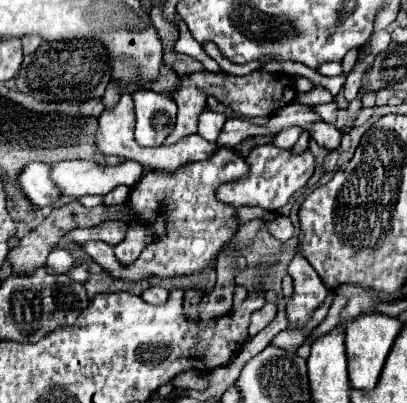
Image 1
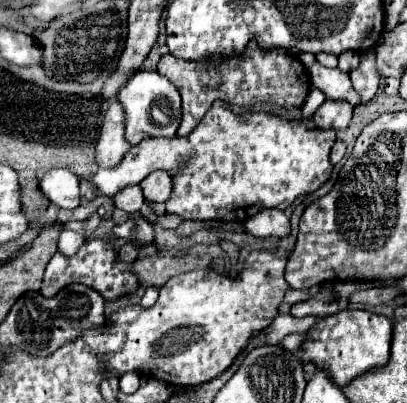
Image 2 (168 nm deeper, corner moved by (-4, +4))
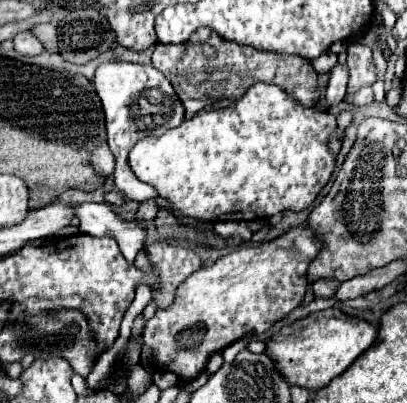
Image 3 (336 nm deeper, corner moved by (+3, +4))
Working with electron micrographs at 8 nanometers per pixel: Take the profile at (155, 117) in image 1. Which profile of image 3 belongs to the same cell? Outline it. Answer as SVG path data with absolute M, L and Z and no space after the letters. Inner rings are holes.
M103 62L99 64L93 78L97 96L101 98L105 120L107 120L107 138L109 148L117 160L117 168L113 172L113 182L119 192L135 202L149 202L159 198L157 190L151 184L145 184L133 176L127 166L129 150L147 136L161 136L163 132L179 126L183 122L183 104L177 98L171 82L153 66L133 64L133 62Z

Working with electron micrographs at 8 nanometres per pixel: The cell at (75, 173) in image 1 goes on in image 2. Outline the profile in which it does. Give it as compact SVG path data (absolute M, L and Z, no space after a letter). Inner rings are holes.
M210 108L200 124L184 138L148 138L132 146L118 168L98 170L92 176L92 184L100 194L114 196L128 184L142 182L148 174L164 170L172 178L172 194L166 202L168 214L178 214L184 220L220 220L220 222L244 222L254 212L264 208L288 208L298 196L316 192L332 174L330 148L336 140L336 132L306 128L302 120L286 120L282 116L266 112L234 114L226 108Z

